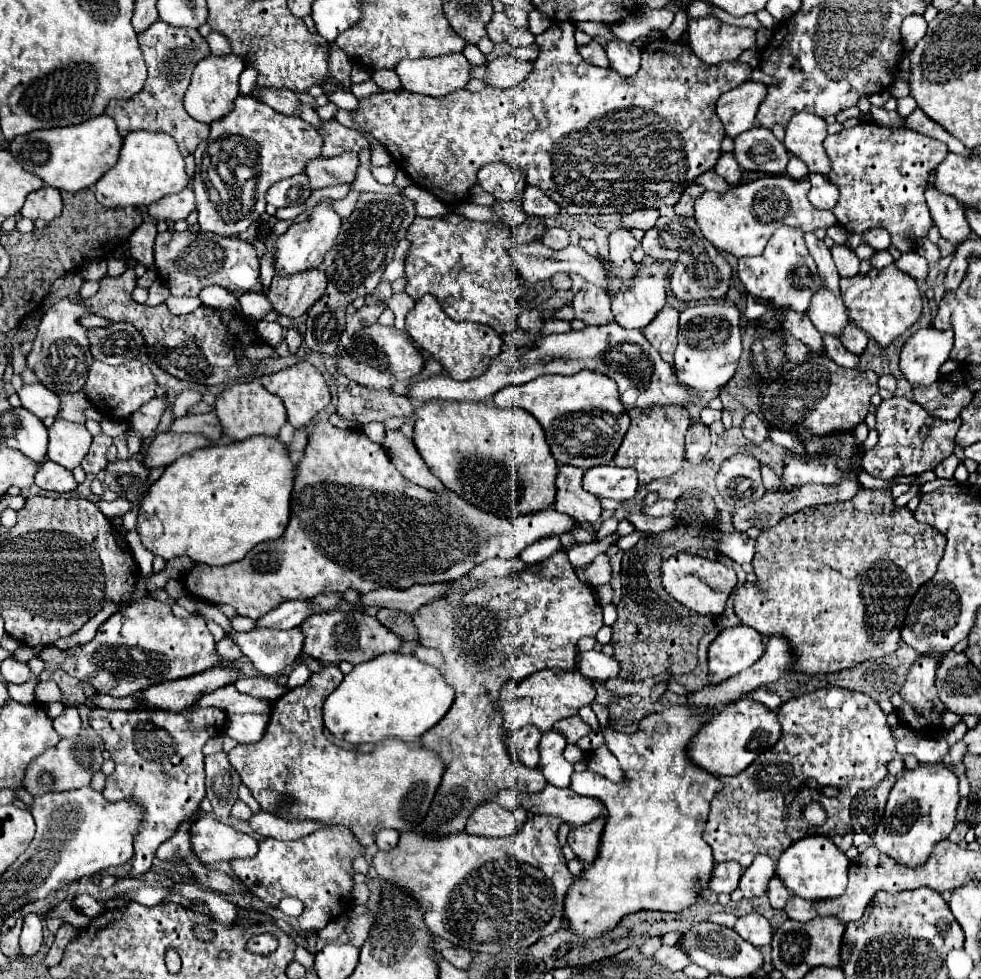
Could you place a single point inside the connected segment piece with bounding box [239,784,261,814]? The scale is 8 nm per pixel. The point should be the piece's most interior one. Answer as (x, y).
(245, 796)

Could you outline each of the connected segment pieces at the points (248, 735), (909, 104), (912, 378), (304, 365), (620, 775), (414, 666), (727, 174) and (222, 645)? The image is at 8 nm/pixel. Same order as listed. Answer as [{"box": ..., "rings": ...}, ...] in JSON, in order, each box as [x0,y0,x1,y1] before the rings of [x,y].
[{"box":[225,714,267,744],"rings":[[[235,714],[229,718],[225,734],[235,738],[239,744],[253,744],[263,738],[267,722],[267,714]]]},{"box":[897,96,917,118],"rings":[[[907,96],[907,98],[899,98],[897,102],[899,102],[899,104],[897,104],[897,112],[899,112],[901,118],[907,118],[907,116],[917,108],[917,102],[915,102],[911,96]]]},{"box":[899,328,953,386],"rings":[[[935,328],[921,330],[907,340],[901,350],[899,370],[911,386],[931,386],[939,378],[941,364],[949,358],[953,346],[951,332],[937,332]]]},{"box":[261,362,331,430],"rings":[[[299,362],[291,368],[285,368],[285,370],[277,372],[277,374],[265,374],[261,378],[261,384],[271,394],[281,398],[281,402],[287,410],[287,422],[297,430],[305,428],[311,422],[311,418],[331,402],[331,394],[329,394],[329,388],[327,388],[323,376],[309,362]]]},{"box":[587,746,625,784],"rings":[[[601,746],[591,752],[587,760],[587,768],[605,776],[607,780],[611,780],[615,784],[621,784],[625,780],[625,772],[621,770],[617,758],[609,752],[607,746]]]},{"box":[323,652,453,746],"rings":[[[409,652],[381,654],[371,662],[355,666],[325,700],[323,718],[325,728],[355,746],[365,742],[381,742],[385,738],[399,738],[403,742],[419,740],[433,728],[451,708],[453,690],[443,682],[437,668],[417,660]]]},{"box":[715,154,741,184],"rings":[[[721,154],[721,158],[717,160],[717,166],[715,166],[717,174],[723,176],[729,184],[739,184],[741,180],[741,168],[737,164],[737,160],[733,158],[733,154]]]},{"box":[217,638,243,662],"rings":[[[223,638],[221,642],[217,642],[217,654],[225,662],[237,662],[243,656],[241,650],[239,650],[239,646],[231,638]]]}]

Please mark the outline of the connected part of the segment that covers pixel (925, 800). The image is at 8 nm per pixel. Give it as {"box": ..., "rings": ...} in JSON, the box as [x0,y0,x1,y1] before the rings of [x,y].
{"box":[873,762,959,868],"rings":[[[941,762],[919,764],[915,770],[903,772],[889,794],[885,816],[873,836],[873,846],[901,866],[917,868],[925,864],[935,844],[945,840],[955,828],[955,812],[959,802],[957,784],[957,776]]]}

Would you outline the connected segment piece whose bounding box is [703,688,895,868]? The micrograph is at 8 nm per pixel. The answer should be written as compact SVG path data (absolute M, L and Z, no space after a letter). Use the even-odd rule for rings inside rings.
M821 688L817 692L793 698L777 710L777 718L781 724L779 742L767 752L759 754L759 758L755 758L755 762L751 762L751 766L747 766L747 770L743 770L741 774L723 776L723 790L717 792L711 800L711 812L703 838L713 848L713 860L717 864L723 860L735 860L743 868L747 868L753 862L753 856L759 852L771 856L777 862L791 844L805 836L827 834L831 838L835 834L847 834L851 830L851 800L859 790L877 786L887 776L887 764L895 756L895 740L887 724L887 714L869 696L851 692L847 688ZM809 780L813 782L805 786L805 782ZM829 788L837 788L839 792L831 796ZM789 794L795 796L791 798L791 802L785 802L785 796ZM813 800L817 800L829 814L827 824L821 828L809 826L801 818L801 808Z

